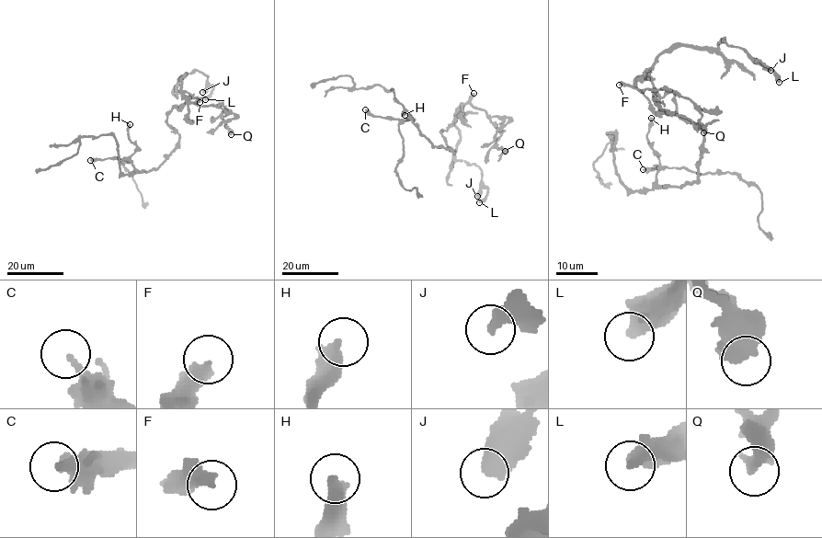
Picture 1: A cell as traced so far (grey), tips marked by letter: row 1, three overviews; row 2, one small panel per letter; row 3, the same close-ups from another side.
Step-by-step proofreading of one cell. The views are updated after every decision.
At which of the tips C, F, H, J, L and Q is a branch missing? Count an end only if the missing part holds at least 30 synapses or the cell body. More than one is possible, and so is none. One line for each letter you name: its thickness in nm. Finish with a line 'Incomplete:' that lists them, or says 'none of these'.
Incomplete: none of these

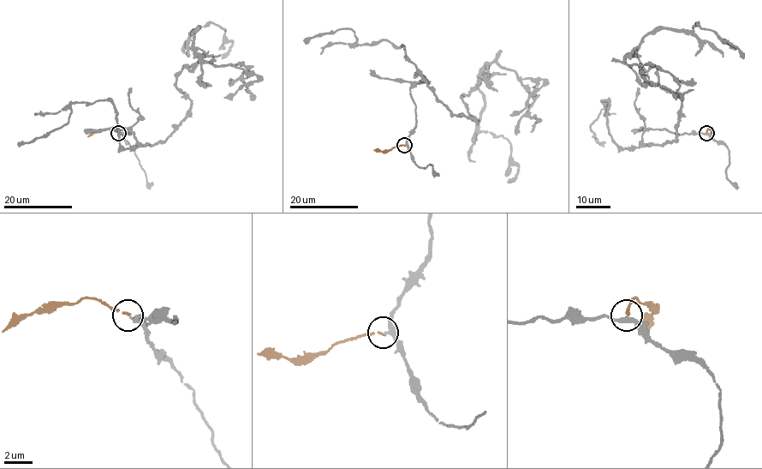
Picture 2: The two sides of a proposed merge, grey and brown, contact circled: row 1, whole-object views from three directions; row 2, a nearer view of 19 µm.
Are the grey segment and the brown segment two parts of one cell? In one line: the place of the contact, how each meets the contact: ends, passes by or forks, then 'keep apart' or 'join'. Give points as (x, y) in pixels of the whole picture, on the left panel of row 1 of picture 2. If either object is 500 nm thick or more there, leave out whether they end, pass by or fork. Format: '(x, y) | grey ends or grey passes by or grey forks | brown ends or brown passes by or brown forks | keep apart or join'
(118, 133) | grey passes by | brown ends | join

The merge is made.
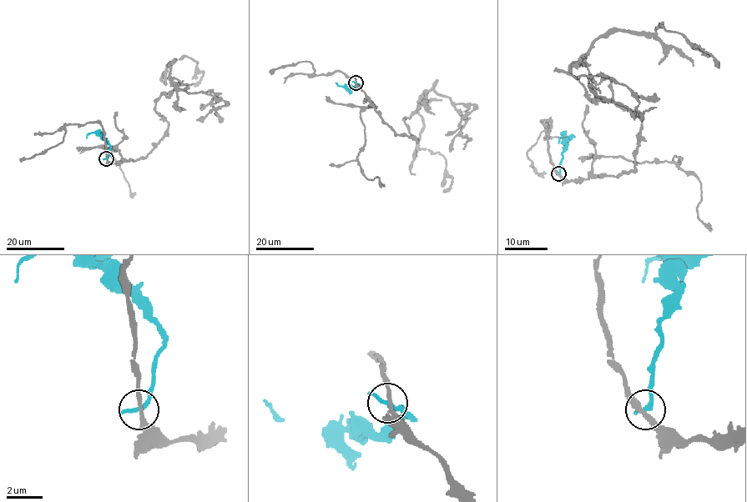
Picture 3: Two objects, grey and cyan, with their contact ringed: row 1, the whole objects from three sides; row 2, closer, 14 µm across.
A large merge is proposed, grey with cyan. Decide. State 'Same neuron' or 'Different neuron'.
Different neuron

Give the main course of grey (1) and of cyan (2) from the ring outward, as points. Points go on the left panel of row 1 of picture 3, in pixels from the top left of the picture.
1: (106, 158), (135, 161), (165, 133), (155, 108), (179, 82), (169, 62), (196, 62), (194, 86)
2: (106, 158), (110, 146), (93, 132), (87, 138)

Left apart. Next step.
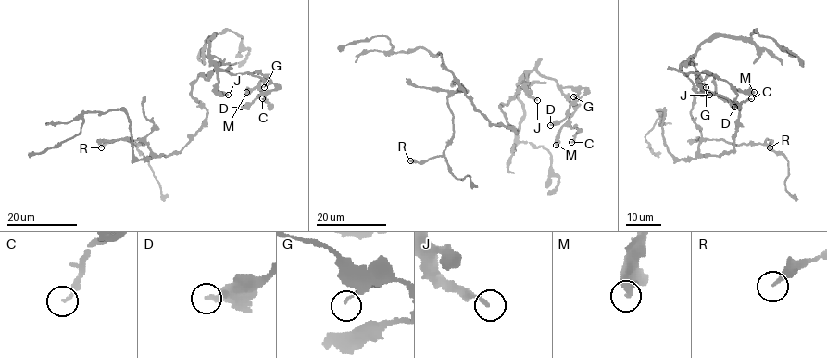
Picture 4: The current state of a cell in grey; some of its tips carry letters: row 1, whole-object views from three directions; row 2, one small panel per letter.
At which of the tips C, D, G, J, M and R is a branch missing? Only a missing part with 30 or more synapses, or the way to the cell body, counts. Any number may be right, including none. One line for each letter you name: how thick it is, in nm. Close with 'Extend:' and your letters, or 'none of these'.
Extend: none of these

